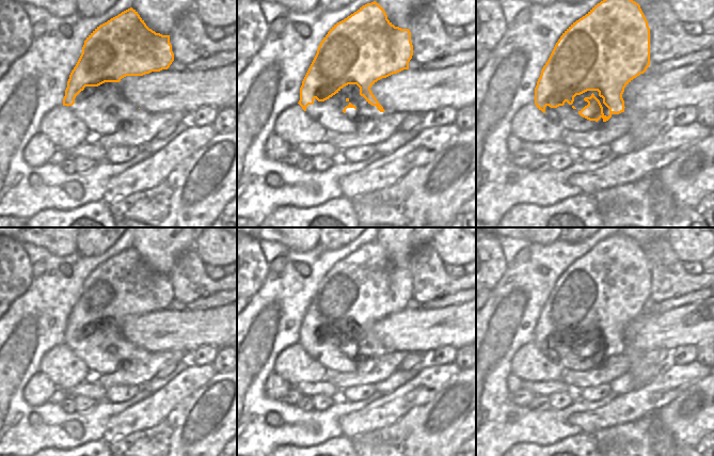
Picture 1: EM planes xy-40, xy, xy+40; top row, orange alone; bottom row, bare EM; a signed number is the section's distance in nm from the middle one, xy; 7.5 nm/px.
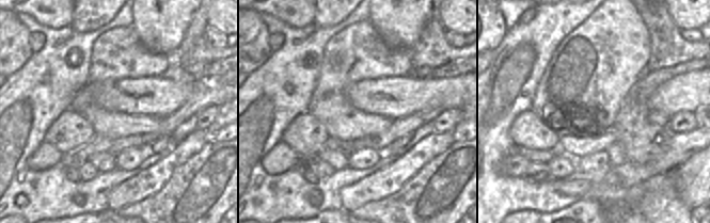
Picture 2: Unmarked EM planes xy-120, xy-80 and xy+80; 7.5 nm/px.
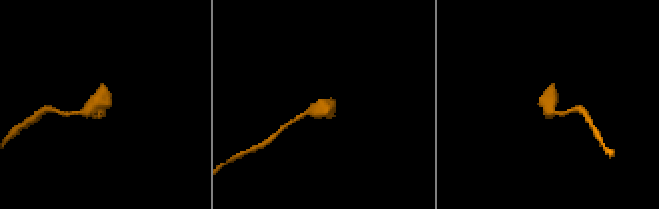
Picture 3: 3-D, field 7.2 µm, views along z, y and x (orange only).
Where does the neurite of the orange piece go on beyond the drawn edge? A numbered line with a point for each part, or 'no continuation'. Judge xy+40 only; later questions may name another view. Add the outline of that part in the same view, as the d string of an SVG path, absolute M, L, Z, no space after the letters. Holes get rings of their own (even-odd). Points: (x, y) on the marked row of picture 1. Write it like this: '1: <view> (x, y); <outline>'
1: xy+40 (566, 116); M587 91L581 95L576 95L572 105L569 105L566 101L564 106L557 108L546 106L544 114L565 130L578 131L581 133L585 131L593 131L604 123L603 119L601 117L598 122L589 121L578 114L578 112L588 105L584 98L590 97L592 93L600 100L604 115L608 116L609 109L603 104L603 98L599 96L598 91Z

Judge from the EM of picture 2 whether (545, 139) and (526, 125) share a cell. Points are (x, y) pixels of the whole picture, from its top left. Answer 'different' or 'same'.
same

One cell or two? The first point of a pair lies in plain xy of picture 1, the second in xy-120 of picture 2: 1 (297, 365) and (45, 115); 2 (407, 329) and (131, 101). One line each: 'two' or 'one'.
1: two
2: one

